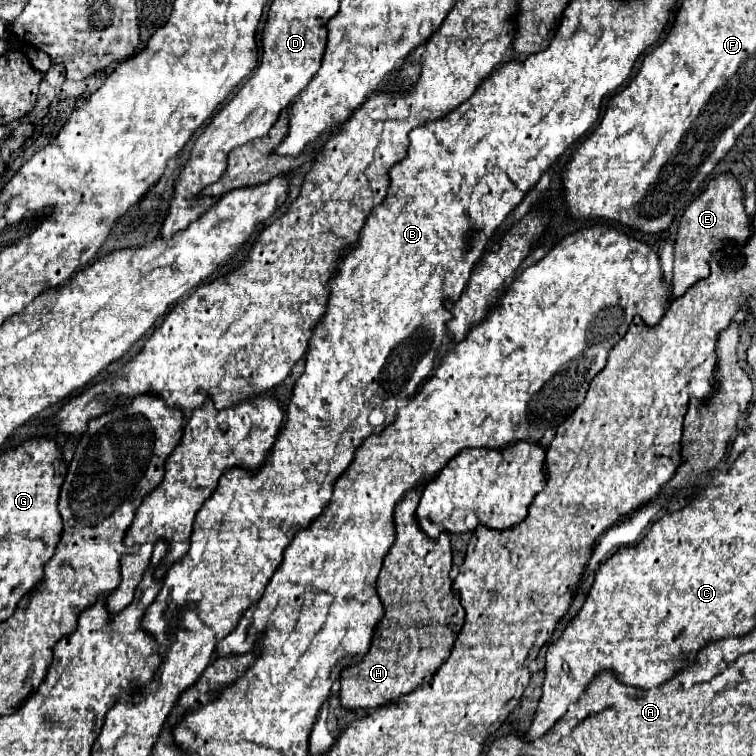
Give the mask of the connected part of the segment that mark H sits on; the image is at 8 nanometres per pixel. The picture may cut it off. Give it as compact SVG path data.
M422 486L410 490L394 508L394 522L396 522L396 542L390 548L384 568L378 578L378 596L384 606L384 616L380 624L376 624L376 632L372 636L370 650L364 654L364 658L350 668L344 668L340 674L340 700L346 708L378 708L390 700L396 700L404 694L414 692L432 676L436 670L448 660L452 644L462 628L464 610L460 604L460 598L452 586L450 580L450 568L452 568L452 550L450 550L450 534L444 532L436 540L428 538L416 520L416 506L422 494Z

